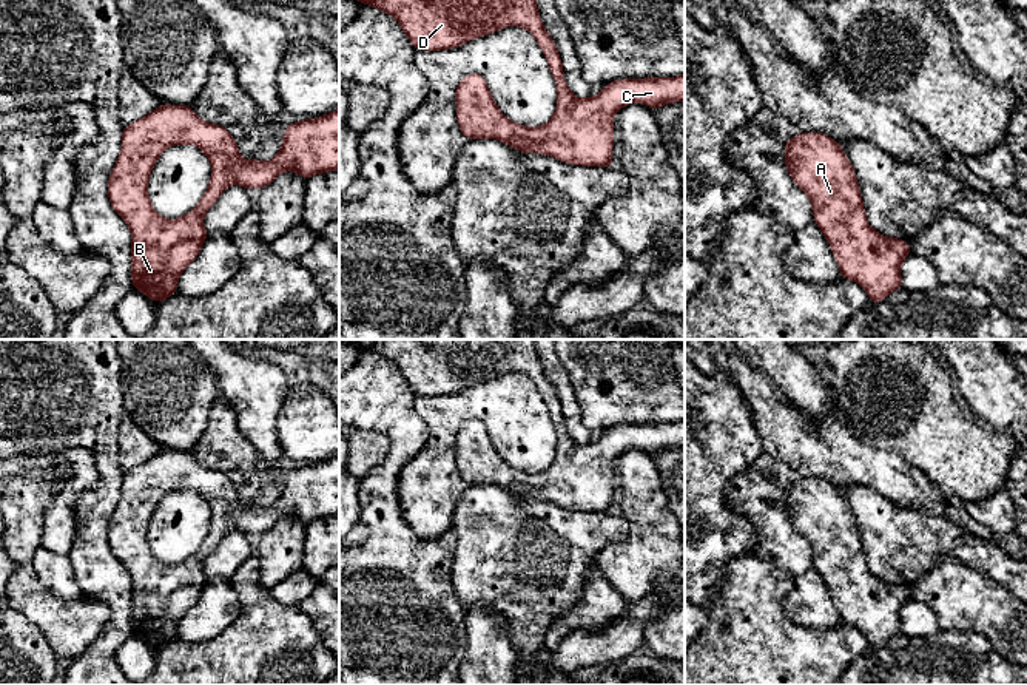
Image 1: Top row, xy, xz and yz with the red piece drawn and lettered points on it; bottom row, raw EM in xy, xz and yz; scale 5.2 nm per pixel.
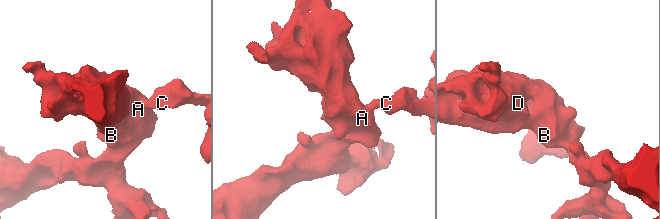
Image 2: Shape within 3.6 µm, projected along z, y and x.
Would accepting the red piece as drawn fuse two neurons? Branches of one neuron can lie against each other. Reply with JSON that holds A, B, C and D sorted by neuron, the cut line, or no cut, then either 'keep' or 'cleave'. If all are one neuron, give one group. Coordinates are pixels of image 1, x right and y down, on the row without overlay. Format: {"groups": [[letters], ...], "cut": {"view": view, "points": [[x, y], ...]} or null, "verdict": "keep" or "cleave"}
{"groups": [["A", "B", "C", "D"]], "cut": null, "verdict": "keep"}

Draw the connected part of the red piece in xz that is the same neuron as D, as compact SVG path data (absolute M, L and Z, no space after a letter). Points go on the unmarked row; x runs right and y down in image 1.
M347 339L361 350L370 350L396 364L415 395L453 395L476 383L492 380L504 372L527 375L541 393L557 430L557 454L541 472L524 472L509 466L493 447L484 423L466 420L456 435L456 467L463 481L470 484L497 484L520 498L538 498L564 509L583 512L612 512L614 461L626 449L643 449L651 455L685 446L685 418L677 423L618 424L604 430L597 441L578 444L567 434L563 407L555 387L544 375L535 339Z

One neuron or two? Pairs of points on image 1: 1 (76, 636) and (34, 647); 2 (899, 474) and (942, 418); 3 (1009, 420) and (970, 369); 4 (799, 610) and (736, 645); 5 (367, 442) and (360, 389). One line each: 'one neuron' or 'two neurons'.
1: two neurons
2: two neurons
3: one neuron
4: two neurons
5: two neurons

